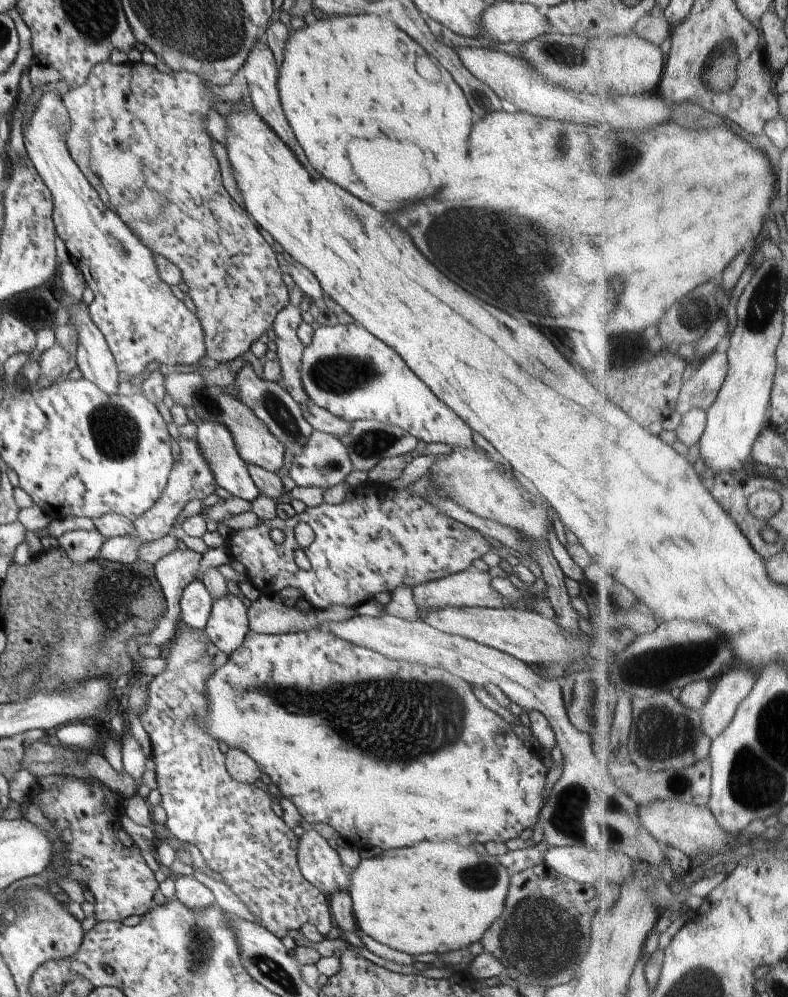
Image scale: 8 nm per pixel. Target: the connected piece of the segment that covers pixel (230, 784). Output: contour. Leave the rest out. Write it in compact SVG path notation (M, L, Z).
M180 622L176 638L170 642L167 670L156 676L147 686L148 703L140 716L144 730L150 737L156 763L158 780L157 790L161 794L161 806L168 814L165 826L176 839L194 844L206 860L209 868L224 877L224 883L244 902L245 906L257 917L258 924L284 940L289 930L300 930L305 923L316 926L324 936L332 930L334 923L329 906L329 896L315 888L300 873L297 862L299 831L286 826L283 818L273 812L272 802L264 790L254 783L240 783L227 774L224 754L219 743L195 722L196 715L205 713L207 695L205 683L215 672L207 653L206 634L193 630Z

